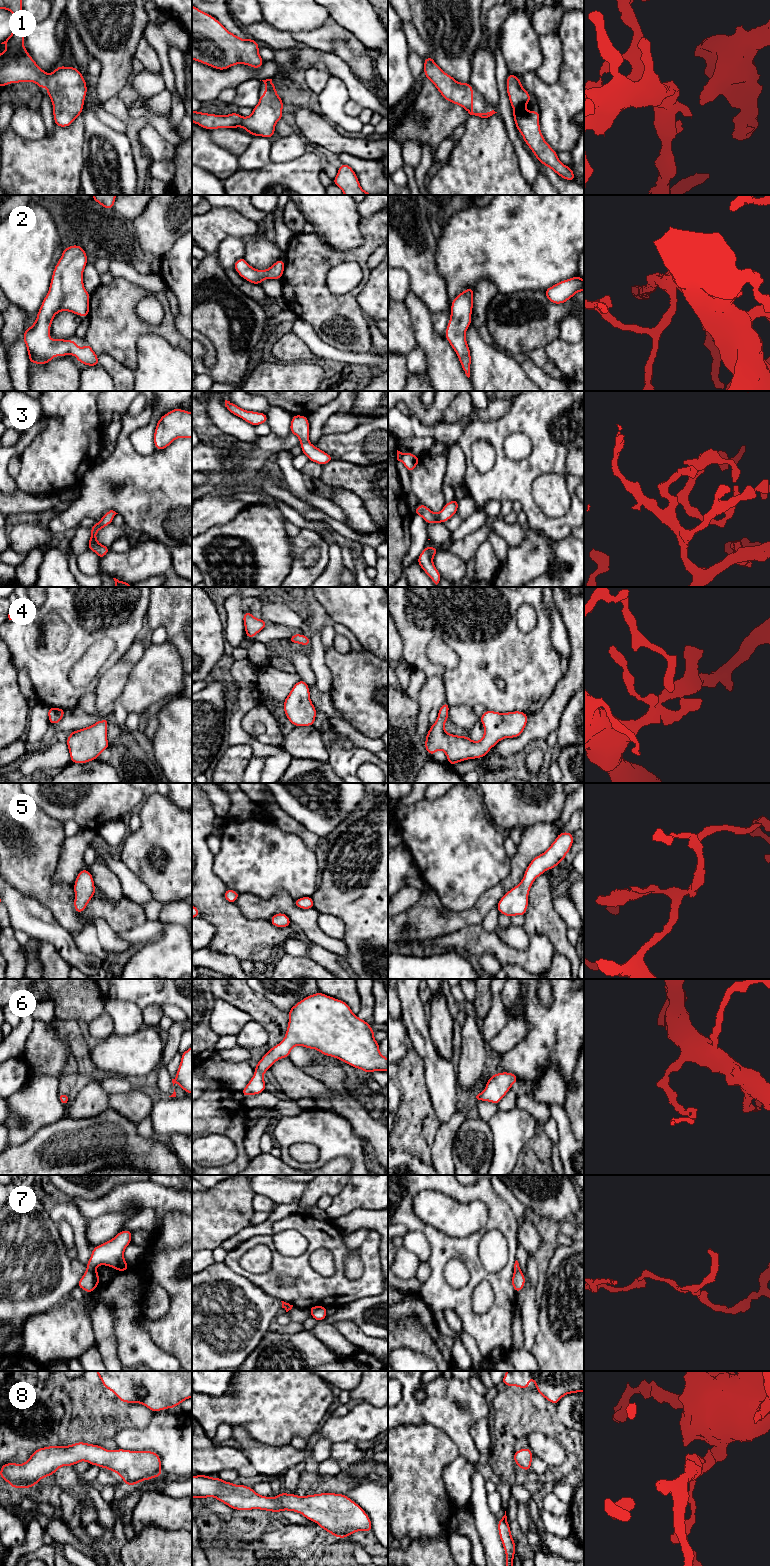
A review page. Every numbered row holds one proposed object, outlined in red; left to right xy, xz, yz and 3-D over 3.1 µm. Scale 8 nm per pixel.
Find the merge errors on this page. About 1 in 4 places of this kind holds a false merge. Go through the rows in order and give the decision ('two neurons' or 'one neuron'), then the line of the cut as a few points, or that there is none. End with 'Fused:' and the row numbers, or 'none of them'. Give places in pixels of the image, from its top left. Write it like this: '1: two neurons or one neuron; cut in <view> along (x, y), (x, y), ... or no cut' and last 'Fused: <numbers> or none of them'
1: one neuron; no cut
2: one neuron; no cut
3: one neuron; no cut
4: one neuron; no cut
5: one neuron; no cut
6: one neuron; no cut
7: two neurons; cut in xy along (94, 1269), (86, 1271)
8: one neuron; no cut
Fused: 7

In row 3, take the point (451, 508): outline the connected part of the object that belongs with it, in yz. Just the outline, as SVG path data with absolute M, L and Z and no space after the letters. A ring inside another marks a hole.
M455 498L449 503L445 503L443 509L439 513L432 512L424 504L420 504L416 509L414 515L420 515L422 519L429 524L444 523L448 521L458 511L458 500Z

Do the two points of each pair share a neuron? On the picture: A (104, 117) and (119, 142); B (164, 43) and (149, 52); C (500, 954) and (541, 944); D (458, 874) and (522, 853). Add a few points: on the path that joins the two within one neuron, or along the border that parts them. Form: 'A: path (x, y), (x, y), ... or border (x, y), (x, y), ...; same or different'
A: border (93, 111), (102, 122), (124, 134); different
B: border (143, 37), (156, 53), (162, 70); different
C: path (510, 955), (531, 954); same
D: border (511, 857), (508, 876), (504, 880); different

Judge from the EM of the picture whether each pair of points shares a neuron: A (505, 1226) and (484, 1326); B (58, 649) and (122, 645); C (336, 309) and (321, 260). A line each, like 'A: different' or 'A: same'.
A: same
B: same
C: same

